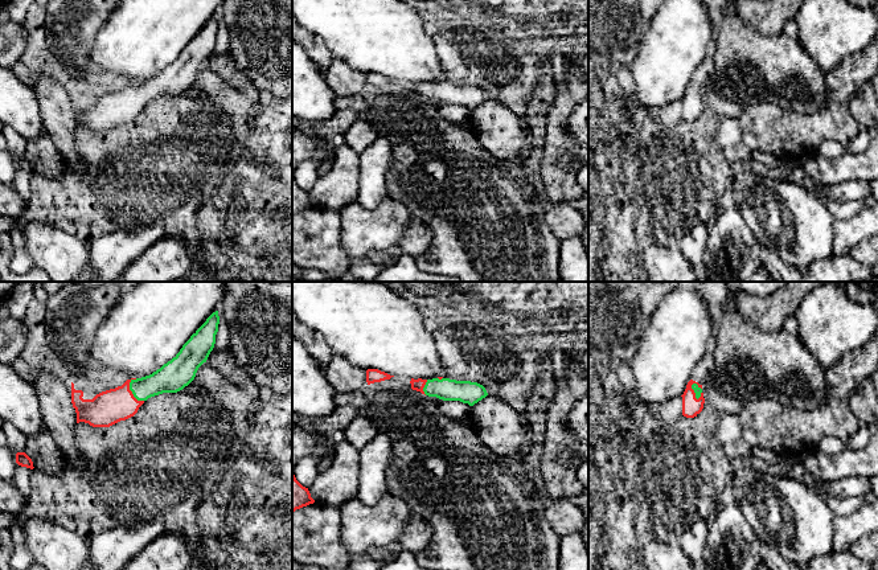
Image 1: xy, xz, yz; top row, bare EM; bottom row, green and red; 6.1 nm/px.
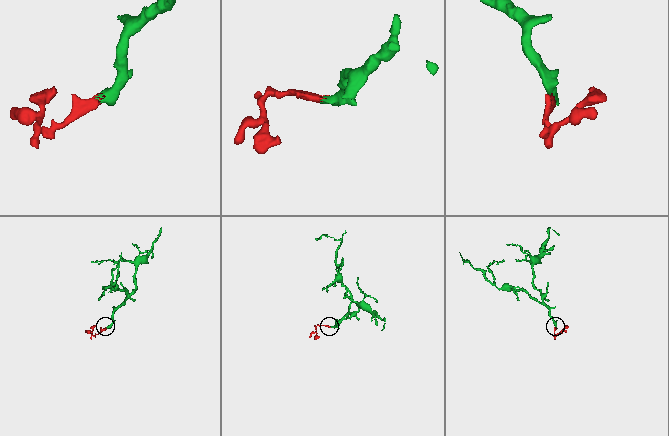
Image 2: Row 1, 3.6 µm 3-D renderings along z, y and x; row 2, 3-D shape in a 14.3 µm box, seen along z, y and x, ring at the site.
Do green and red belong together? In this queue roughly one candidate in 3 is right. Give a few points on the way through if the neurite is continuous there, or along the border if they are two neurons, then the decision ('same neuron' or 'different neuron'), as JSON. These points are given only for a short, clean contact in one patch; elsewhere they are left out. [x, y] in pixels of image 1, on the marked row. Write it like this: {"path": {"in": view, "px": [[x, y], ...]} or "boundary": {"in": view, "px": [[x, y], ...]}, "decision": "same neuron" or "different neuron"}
{"path": {"in": "xy", "px": [[169, 378], [131, 390], [117, 405], [111, 406]]}, "decision": "same neuron"}

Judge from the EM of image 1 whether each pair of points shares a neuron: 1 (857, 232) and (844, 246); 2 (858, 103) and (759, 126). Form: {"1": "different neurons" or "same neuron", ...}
{"1": "same neuron", "2": "different neurons"}

